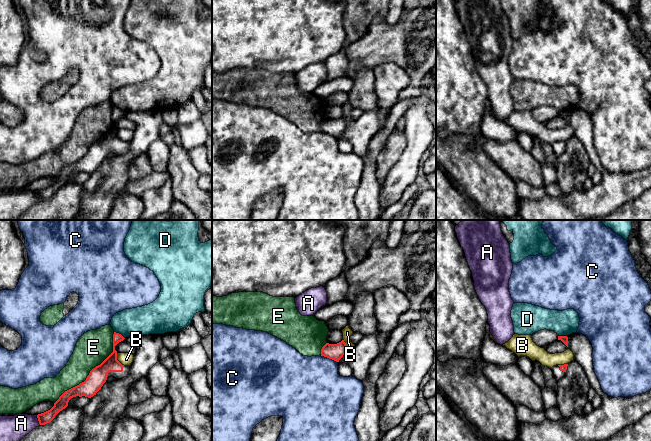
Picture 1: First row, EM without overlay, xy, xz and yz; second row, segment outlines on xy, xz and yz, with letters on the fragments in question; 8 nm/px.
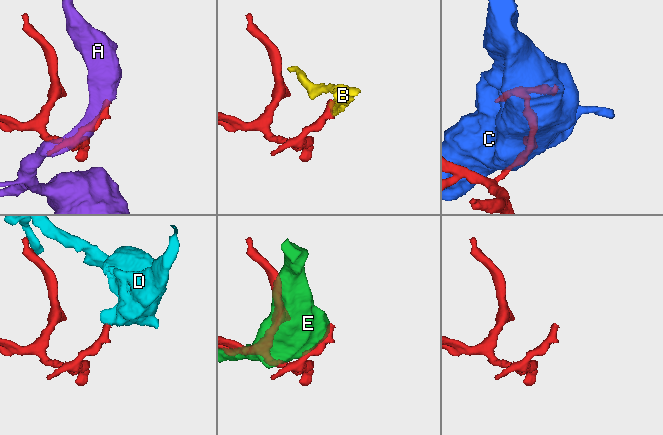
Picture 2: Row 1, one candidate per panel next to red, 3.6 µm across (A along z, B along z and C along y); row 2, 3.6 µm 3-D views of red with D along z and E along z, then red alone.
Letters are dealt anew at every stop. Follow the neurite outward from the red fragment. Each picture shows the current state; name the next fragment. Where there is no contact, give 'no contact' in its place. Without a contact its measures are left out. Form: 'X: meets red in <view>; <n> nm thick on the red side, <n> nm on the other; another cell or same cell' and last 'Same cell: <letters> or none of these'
A: meets red in xy; 90 nm thick on the red side, 200 nm on the other; another cell
B: meets red in xy; 150 nm thick on the red side, 100 nm on the other; another cell
C: meets red in xz; 130 nm thick on the red side, 440 nm on the other; another cell
D: meets red in xy; 120 nm thick on the red side, 240 nm on the other; another cell
E: meets red in xy; 150 nm thick on the red side, 280 nm on the other; another cell
Same cell: none of these

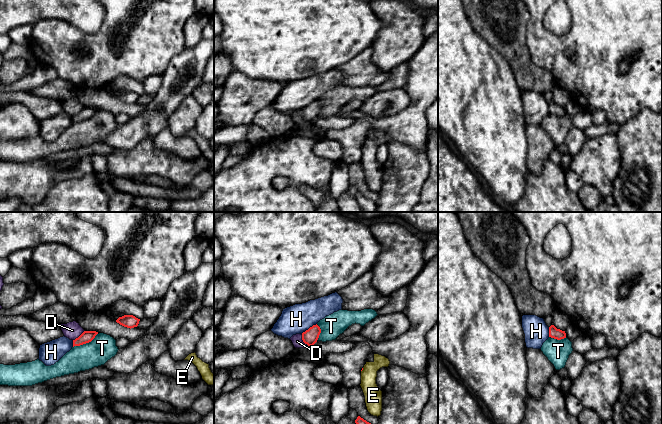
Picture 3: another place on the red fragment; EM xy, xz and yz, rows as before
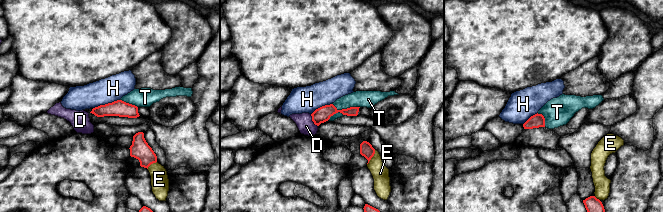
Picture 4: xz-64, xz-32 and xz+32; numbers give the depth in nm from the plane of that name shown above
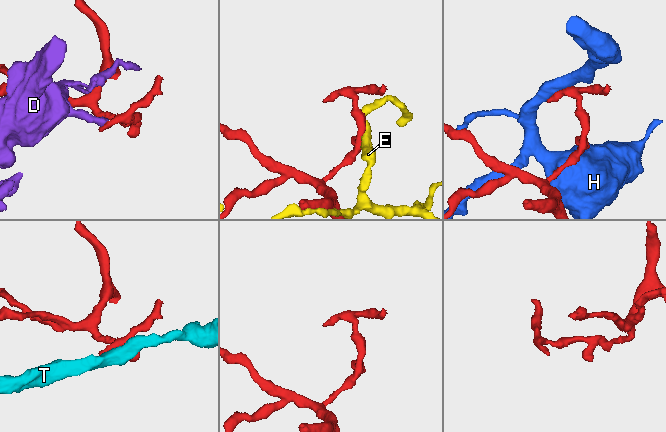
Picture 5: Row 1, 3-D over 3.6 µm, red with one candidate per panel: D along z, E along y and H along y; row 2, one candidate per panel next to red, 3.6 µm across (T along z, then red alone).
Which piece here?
D: meets red in xz; 120 nm thick on the red side, 90 nm on the other; same cell
E: meets red in xz; 20 nm thick on the red side, 140 nm on the other; another cell
H: meets red in xz; 120 nm thick on the red side, 240 nm on the other; another cell
T: meets red in xy; 100 nm thick on the red side, 220 nm on the other; another cell
Same cell: D

